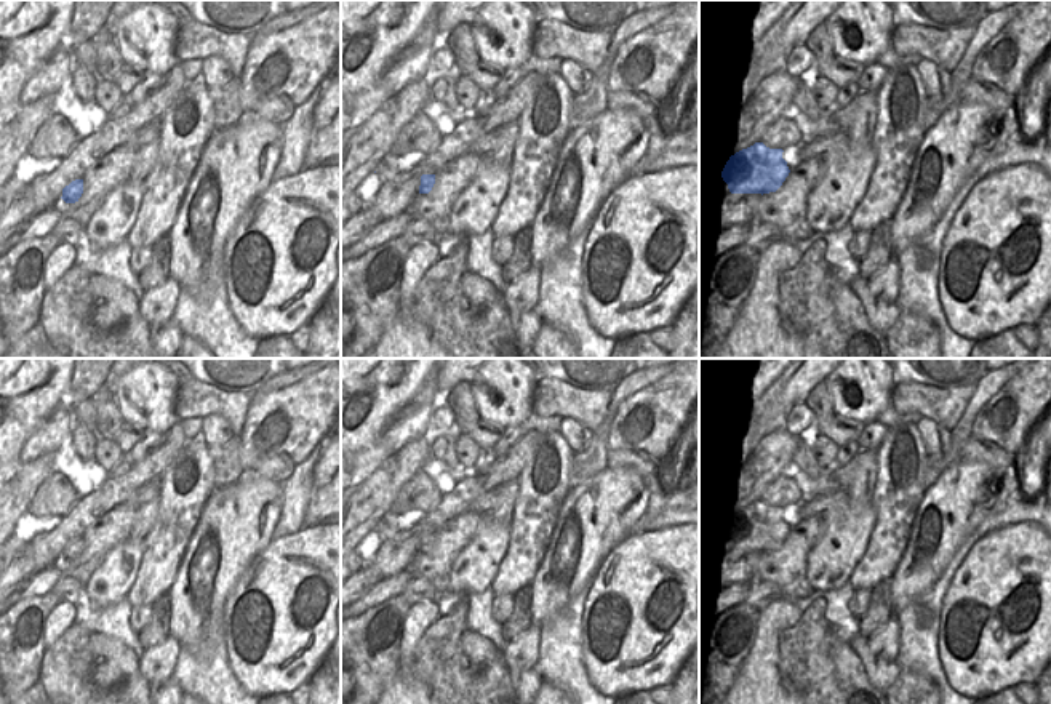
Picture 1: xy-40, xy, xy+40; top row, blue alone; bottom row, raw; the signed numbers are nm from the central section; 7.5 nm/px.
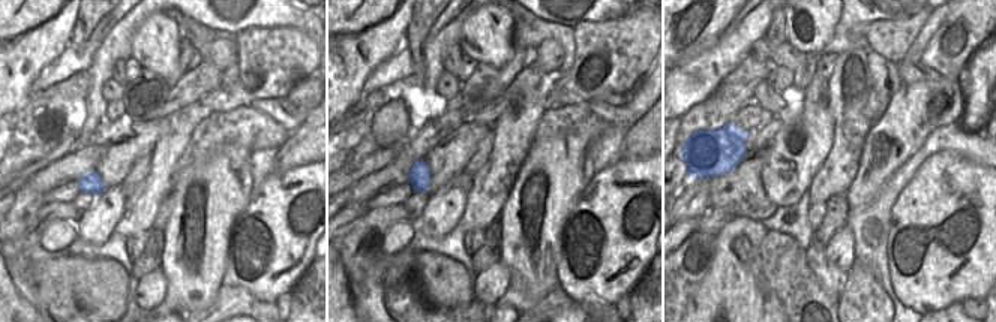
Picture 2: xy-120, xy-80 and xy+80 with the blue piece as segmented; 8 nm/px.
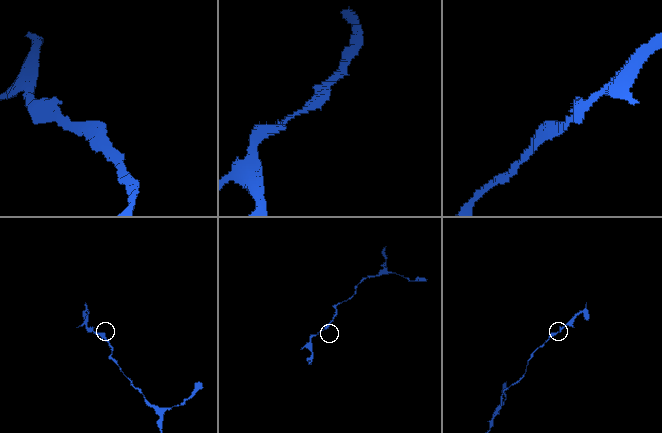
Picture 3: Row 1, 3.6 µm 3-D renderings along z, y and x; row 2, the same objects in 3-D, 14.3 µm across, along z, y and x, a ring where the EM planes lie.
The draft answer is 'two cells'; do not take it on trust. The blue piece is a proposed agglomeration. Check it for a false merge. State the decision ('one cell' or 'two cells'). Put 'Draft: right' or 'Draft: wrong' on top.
Draft: wrong
one cell

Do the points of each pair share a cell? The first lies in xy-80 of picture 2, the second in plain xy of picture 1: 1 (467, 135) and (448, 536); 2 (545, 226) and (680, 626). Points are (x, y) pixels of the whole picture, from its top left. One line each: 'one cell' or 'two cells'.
1: one cell
2: two cells

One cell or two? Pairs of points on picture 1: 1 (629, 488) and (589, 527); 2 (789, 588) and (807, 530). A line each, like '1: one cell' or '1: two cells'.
1: one cell
2: one cell

